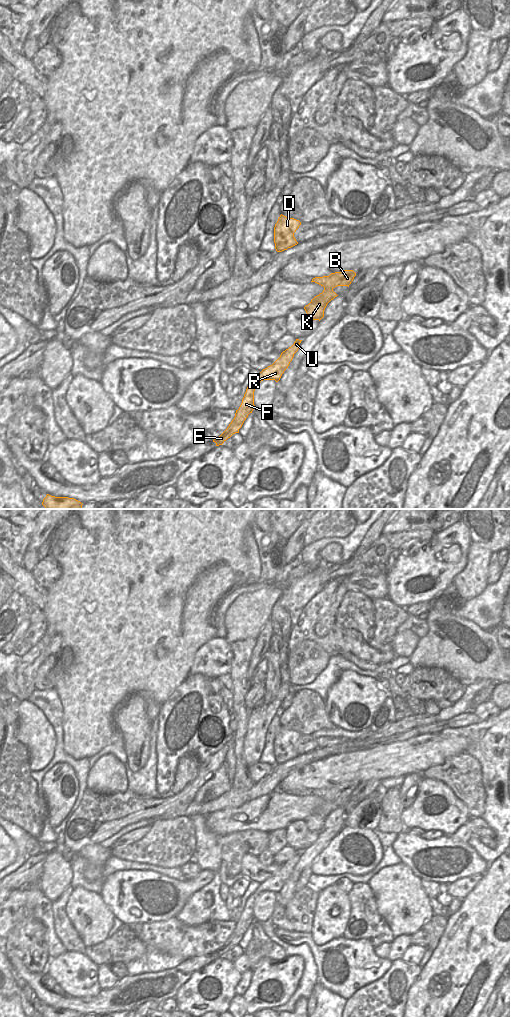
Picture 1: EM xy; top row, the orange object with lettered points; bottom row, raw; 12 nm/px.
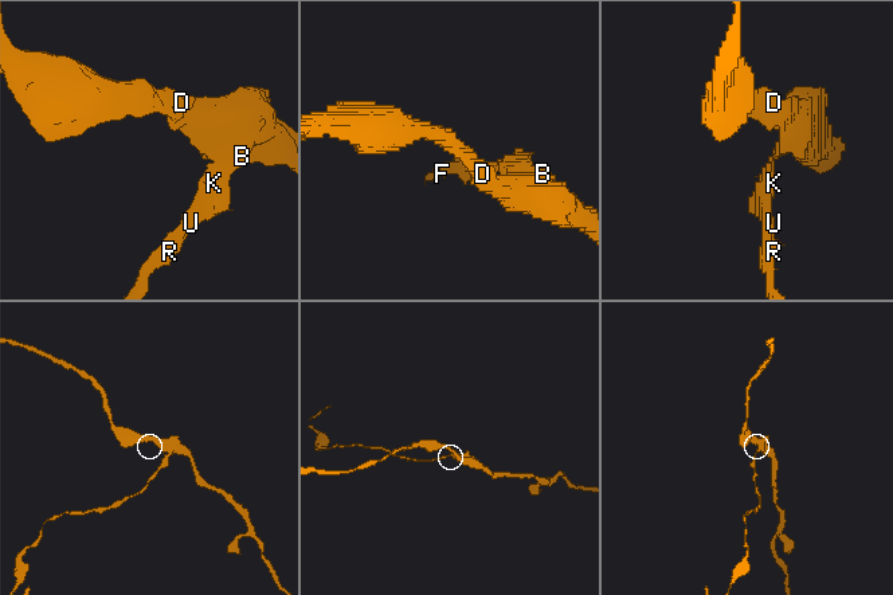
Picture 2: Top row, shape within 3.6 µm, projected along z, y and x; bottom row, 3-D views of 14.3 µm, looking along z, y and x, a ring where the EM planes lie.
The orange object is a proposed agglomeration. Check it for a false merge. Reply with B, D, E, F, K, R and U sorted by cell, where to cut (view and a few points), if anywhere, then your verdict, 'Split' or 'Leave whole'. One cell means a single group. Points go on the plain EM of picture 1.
Groups: B D / E F K R U. Split along xy (324, 799), (332, 800). Split.

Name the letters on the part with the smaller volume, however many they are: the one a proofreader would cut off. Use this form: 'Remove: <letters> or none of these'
Remove: E, F, K, R, U

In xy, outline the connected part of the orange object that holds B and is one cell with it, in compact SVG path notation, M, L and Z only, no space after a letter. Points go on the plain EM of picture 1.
M343 782L331 785L329 788L315 789L311 794L315 794L324 800L335 800L337 798L348 798L353 793L356 785L353 782Z

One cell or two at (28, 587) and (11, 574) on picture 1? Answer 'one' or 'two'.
one

